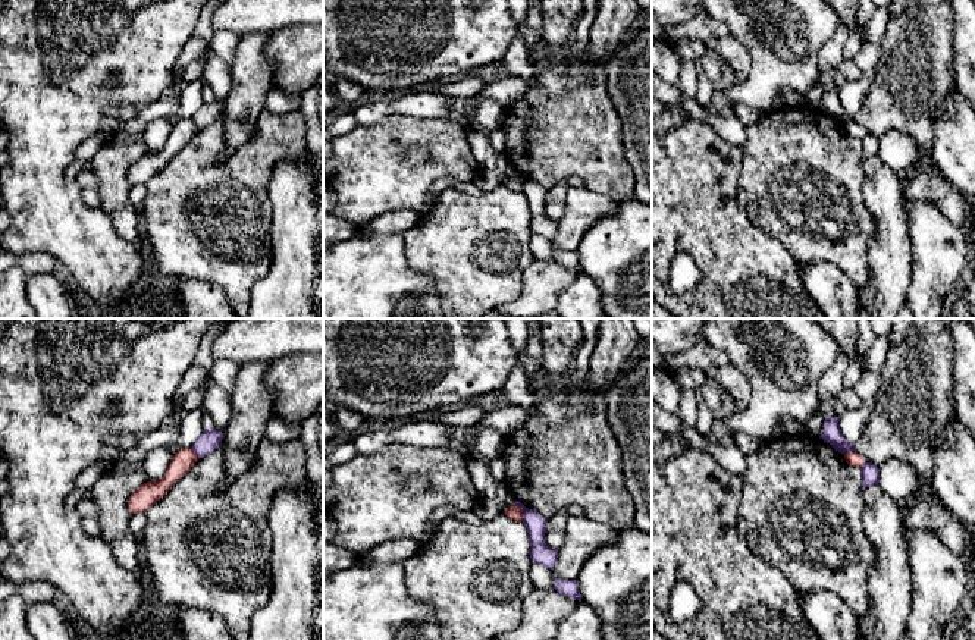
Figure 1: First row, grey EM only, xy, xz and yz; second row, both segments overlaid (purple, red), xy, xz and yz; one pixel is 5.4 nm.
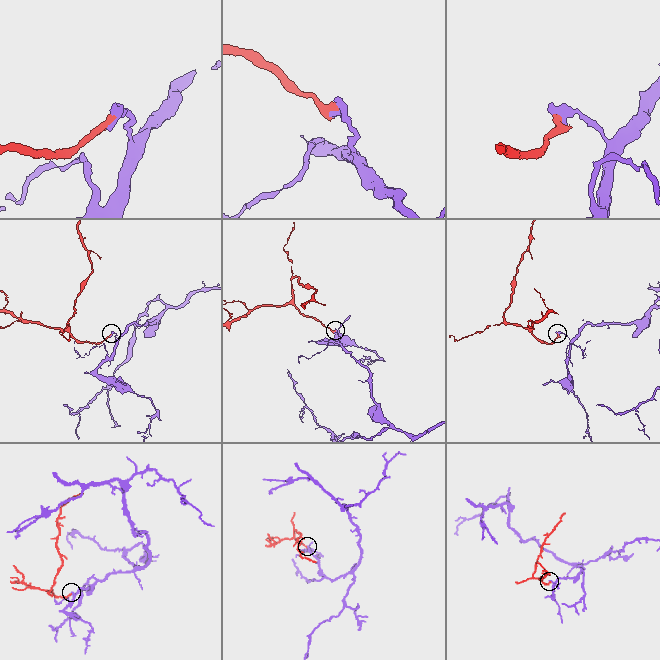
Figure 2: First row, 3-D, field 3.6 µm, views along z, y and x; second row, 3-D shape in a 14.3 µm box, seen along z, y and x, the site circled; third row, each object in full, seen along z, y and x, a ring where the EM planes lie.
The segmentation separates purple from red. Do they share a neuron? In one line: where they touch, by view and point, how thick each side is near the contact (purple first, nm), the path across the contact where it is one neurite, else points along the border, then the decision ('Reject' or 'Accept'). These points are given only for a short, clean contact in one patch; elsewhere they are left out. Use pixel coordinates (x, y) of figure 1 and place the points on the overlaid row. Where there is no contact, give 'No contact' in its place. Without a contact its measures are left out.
Touches purple at xz (523, 513). Thickness 110 nm (purple) against 80 nm. Boundary: xz (514, 504), (522, 511), (523, 521). Reject

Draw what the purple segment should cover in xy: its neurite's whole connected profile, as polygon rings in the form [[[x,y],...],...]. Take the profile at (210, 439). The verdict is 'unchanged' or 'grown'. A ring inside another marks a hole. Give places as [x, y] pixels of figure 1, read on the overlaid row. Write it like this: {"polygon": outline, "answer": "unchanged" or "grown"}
{"polygon": [[[207,426],[192,445],[194,452],[203,458],[222,445],[223,433]]], "answer": "unchanged"}

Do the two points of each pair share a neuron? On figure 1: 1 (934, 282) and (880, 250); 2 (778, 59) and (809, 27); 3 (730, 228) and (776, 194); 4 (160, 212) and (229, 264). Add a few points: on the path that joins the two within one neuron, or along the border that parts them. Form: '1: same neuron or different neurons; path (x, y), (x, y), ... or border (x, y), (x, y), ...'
1: different neurons; border (909, 235), (911, 281), (905, 303)
2: same neuron; path (784, 52), (802, 34)
3: different neurons; border (737, 182), (739, 207), (773, 238)
4: same neuron; path (178, 220), (212, 254)

